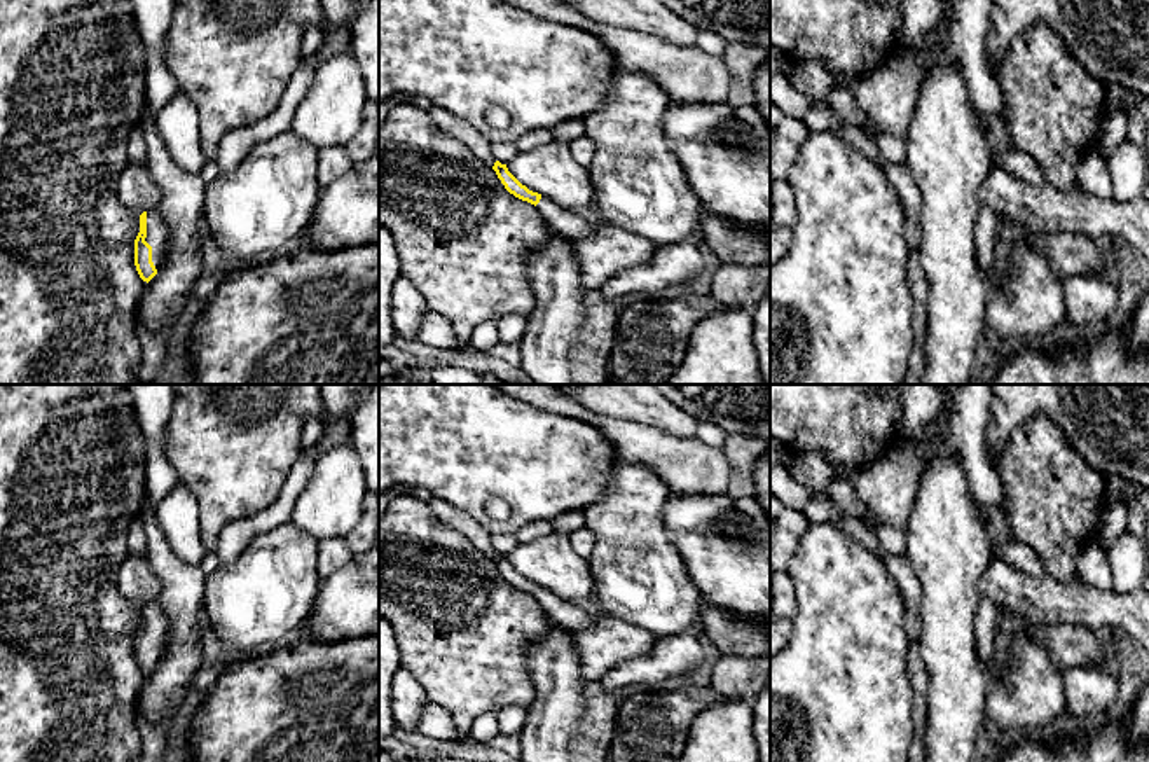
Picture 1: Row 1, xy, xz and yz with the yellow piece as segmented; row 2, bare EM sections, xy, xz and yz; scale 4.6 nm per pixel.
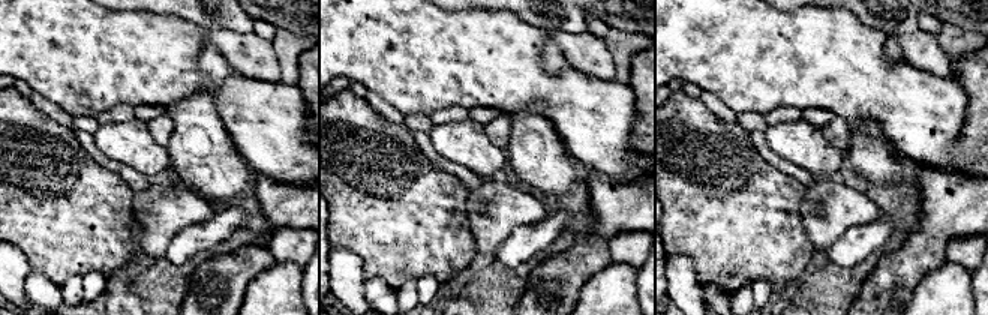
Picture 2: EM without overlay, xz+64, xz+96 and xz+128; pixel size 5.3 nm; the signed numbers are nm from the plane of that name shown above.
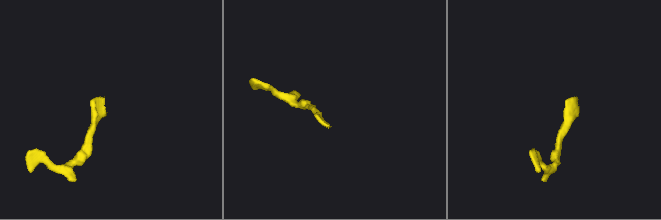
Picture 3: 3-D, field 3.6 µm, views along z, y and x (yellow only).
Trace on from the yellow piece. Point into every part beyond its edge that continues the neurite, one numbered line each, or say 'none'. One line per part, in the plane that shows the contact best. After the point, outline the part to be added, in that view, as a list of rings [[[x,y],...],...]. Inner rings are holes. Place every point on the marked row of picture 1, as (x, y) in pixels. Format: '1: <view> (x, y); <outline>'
1: xy (158, 235); [[[157,208],[147,211],[147,238],[145,241],[152,246],[152,262],[159,269],[164,262],[168,250],[168,225]]]

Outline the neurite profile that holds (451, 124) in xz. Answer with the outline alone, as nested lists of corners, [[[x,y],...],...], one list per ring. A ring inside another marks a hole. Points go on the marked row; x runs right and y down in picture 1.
[[[433,105],[430,110],[430,117],[445,135],[464,143],[480,161],[491,168],[494,166],[496,159],[491,150],[491,142],[475,128],[437,105]]]

